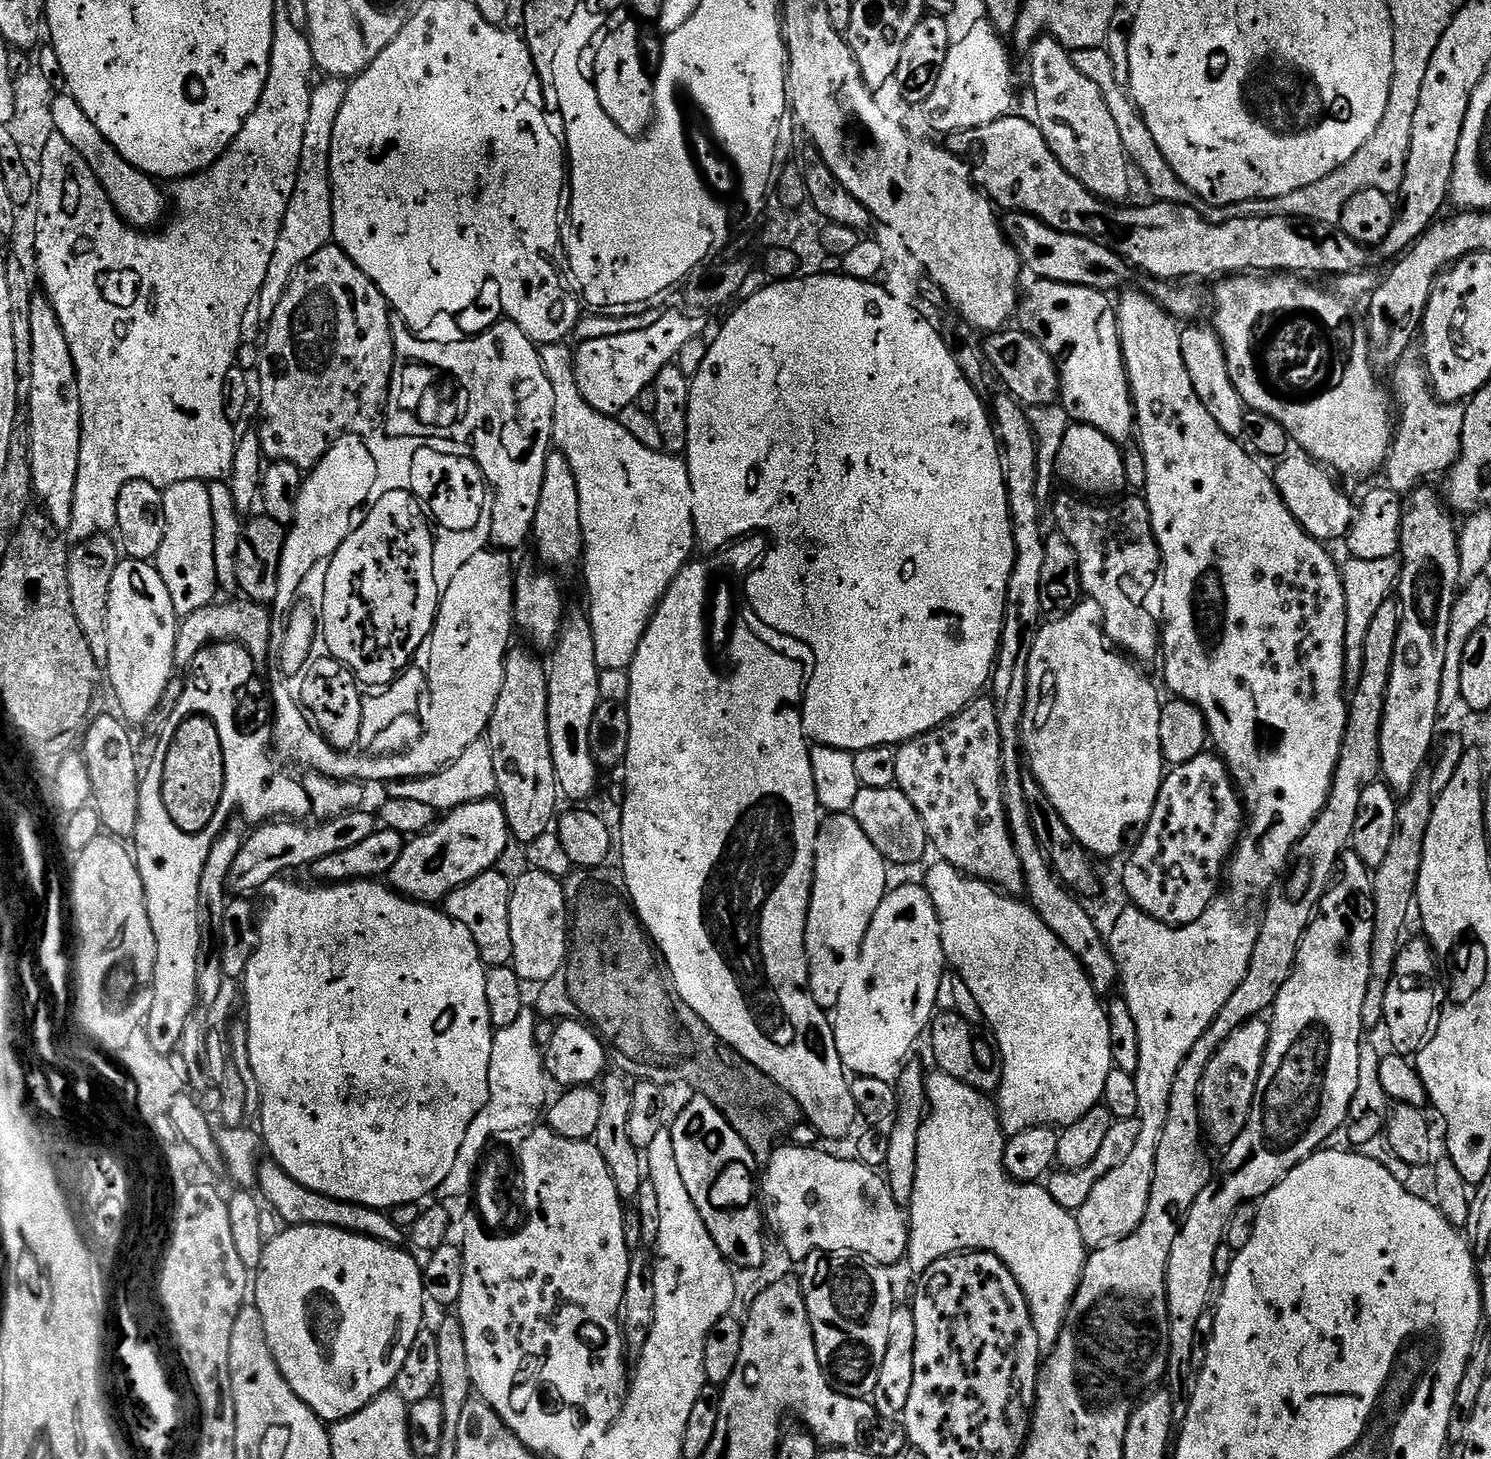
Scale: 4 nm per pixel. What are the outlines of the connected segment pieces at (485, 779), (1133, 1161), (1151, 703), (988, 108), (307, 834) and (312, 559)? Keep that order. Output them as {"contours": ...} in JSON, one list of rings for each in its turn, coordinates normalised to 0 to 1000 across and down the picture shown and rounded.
{"contours":[[[[327,507],[319,507],[303,524],[300,524],[290,532],[282,532],[275,535],[263,535],[260,545],[262,547],[273,547],[284,550],[300,558],[304,554],[317,551],[321,548],[329,548],[333,545],[334,533],[331,531],[331,517]]],[[[820,615],[813,618],[812,621],[803,629],[803,632],[787,634],[780,633],[771,626],[761,621],[757,623],[746,633],[746,639],[742,639],[743,650],[748,660],[751,674],[754,674],[753,685],[758,690],[758,695],[761,695],[761,703],[763,703],[763,733],[762,744],[763,744],[763,767],[765,777],[763,783],[758,794],[744,802],[742,807],[737,809],[731,816],[731,821],[726,824],[724,830],[721,831],[723,843],[726,846],[728,856],[734,857],[743,853],[750,851],[763,841],[769,832],[769,827],[771,824],[771,813],[774,810],[774,796],[777,794],[777,783],[779,783],[779,775],[782,775],[782,764],[785,764],[785,747],[787,747],[787,739],[793,728],[795,728],[795,722],[801,720],[801,714],[809,709],[809,706],[817,698],[817,692],[825,687],[828,679],[833,676],[833,670],[836,670],[836,665],[838,662],[838,654],[841,654],[841,646],[843,637],[832,631],[826,620]]],[[[727,410],[725,411],[724,414],[721,414],[717,419],[704,424],[698,430],[696,437],[693,440],[693,446],[691,446],[689,480],[687,487],[687,498],[685,500],[685,513],[688,516],[689,524],[690,522],[692,525],[691,526],[691,530],[702,541],[704,550],[707,550],[707,555],[710,555],[710,558],[712,558],[712,563],[715,563],[715,566],[718,566],[720,574],[723,574],[724,579],[729,581],[730,585],[735,588],[750,586],[754,581],[754,572],[759,568],[763,567],[762,568],[764,568],[770,564],[771,558],[774,555],[774,550],[777,547],[777,541],[779,539],[782,531],[779,509],[777,506],[779,479],[778,480],[777,476],[775,475],[775,470],[761,458],[763,456],[756,449],[752,448],[744,443],[743,436],[740,434],[740,427],[739,415],[736,415],[736,413]]],[[[660,13],[651,21],[645,29],[639,30],[634,37],[634,45],[629,53],[626,64],[621,67],[618,76],[622,82],[632,92],[646,90],[647,88],[655,88],[677,79],[679,74],[679,41],[673,30],[671,23]]],[[[239,554],[225,561],[215,563],[213,566],[207,566],[207,564],[197,562],[184,562],[174,565],[171,571],[170,570],[166,572],[154,596],[152,612],[157,615],[167,613],[166,611],[178,607],[184,600],[192,596],[203,594],[205,595],[220,585],[240,580],[243,575],[253,570],[255,566],[253,559],[246,555]]],[[[232,298],[229,302],[225,302],[222,308],[205,326],[203,339],[200,340],[199,354],[190,368],[184,416],[195,417],[200,411],[201,402],[211,386],[223,383],[228,376],[227,371],[231,370],[236,348],[241,345],[243,339],[245,339],[247,334],[252,330],[254,315],[252,313],[249,313],[249,308],[243,303],[241,298]]]]}

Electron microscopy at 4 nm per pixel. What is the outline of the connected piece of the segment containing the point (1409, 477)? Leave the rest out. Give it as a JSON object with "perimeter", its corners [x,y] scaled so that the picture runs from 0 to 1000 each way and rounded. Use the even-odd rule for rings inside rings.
{"perimeter":[[[946,245],[942,246],[941,249],[938,250],[933,256],[934,262],[936,265],[935,265],[935,274],[938,278],[938,290],[935,293],[935,298],[934,300],[934,305],[932,306],[932,308],[931,309],[931,315],[928,317],[928,320],[927,321],[927,326],[929,326],[930,334],[934,334],[936,337],[938,337],[940,339],[946,338],[948,335],[950,335],[953,332],[952,332],[952,329],[955,329],[957,326],[960,326],[962,324],[966,324],[966,325],[970,324],[972,321],[973,321],[974,319],[977,317],[977,314],[979,313],[979,304],[981,303],[981,289],[982,289],[982,280],[980,279],[979,276],[977,276],[967,276],[966,272],[963,271],[962,269],[960,268],[958,264],[956,263],[956,255],[954,252],[953,247],[952,246],[946,247]]]}

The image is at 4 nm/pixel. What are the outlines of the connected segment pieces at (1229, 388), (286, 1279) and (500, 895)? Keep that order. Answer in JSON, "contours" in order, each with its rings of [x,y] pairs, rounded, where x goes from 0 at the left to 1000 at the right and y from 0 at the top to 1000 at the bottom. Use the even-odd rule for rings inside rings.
{"contours":[[[[812,224],[796,225],[791,229],[793,248],[795,248],[795,254],[798,256],[798,262],[801,262],[801,270],[806,273],[806,278],[812,281],[812,286],[820,292],[823,299],[832,300],[834,298],[835,279],[828,262],[825,259],[825,254],[822,248],[821,236]]],[[[200,840],[188,843],[183,850],[177,853],[176,865],[170,872],[170,895],[176,901],[176,906],[178,909],[178,917],[182,926],[182,930],[186,934],[186,939],[192,944],[192,947],[211,966],[211,969],[218,975],[231,973],[240,966],[243,966],[254,955],[261,953],[267,944],[267,939],[270,939],[270,934],[272,934],[272,928],[275,928],[275,923],[278,923],[278,917],[280,917],[282,910],[285,910],[284,892],[286,893],[284,872],[282,864],[280,865],[270,855],[259,853],[256,851],[241,846],[229,842],[222,842],[221,840]]],[[[333,596],[321,599],[315,605],[307,607],[297,618],[297,624],[302,631],[307,631],[318,643],[322,655],[327,663],[337,663],[343,660],[343,646],[342,646],[342,615],[344,604],[339,602]]]]}

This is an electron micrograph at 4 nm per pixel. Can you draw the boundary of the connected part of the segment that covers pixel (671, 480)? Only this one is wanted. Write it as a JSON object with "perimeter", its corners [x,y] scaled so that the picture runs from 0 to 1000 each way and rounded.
{"perimeter":[[[380,235],[366,236],[362,239],[364,251],[366,252],[366,256],[369,259],[369,263],[372,266],[372,286],[370,287],[370,301],[372,306],[380,311],[385,322],[385,328],[388,330],[388,353],[390,355],[390,369],[392,369],[392,380],[390,382],[390,390],[392,389],[392,400],[394,402],[394,417],[393,422],[397,426],[398,432],[398,443],[400,443],[400,453],[404,459],[408,458],[414,458],[419,459],[424,454],[427,450],[428,443],[435,431],[435,427],[440,420],[440,416],[443,414],[443,411],[447,407],[447,404],[453,399],[453,394],[459,390],[459,387],[465,383],[465,376],[466,374],[467,361],[465,361],[465,352],[464,352],[464,334],[463,333],[463,325],[461,317],[455,312],[449,312],[445,308],[441,308],[428,303],[420,292],[417,292],[412,284],[402,283],[396,278],[396,276],[390,271],[390,268],[386,261],[386,248],[384,247],[384,239]]]}

